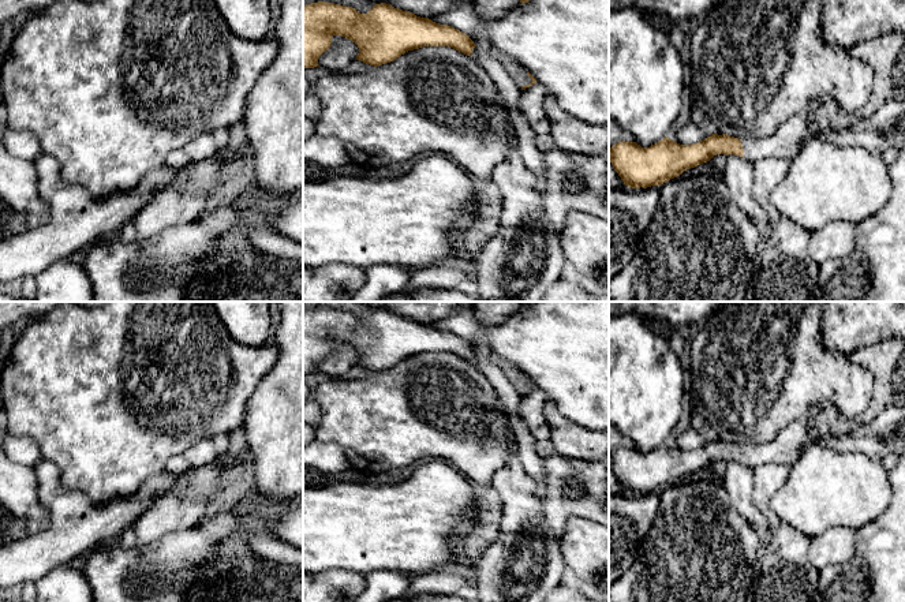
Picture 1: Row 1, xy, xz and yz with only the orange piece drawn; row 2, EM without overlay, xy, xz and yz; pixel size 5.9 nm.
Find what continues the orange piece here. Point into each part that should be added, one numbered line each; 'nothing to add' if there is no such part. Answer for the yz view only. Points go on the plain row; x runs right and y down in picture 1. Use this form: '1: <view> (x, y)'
1: yz (786, 448)

